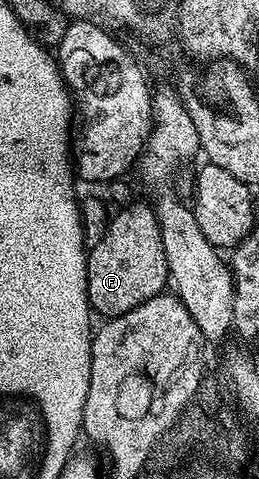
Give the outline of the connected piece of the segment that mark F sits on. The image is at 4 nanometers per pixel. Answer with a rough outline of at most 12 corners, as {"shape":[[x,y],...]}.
{"shape":[[131,203],[87,256],[102,317],[164,294],[154,206]]}

